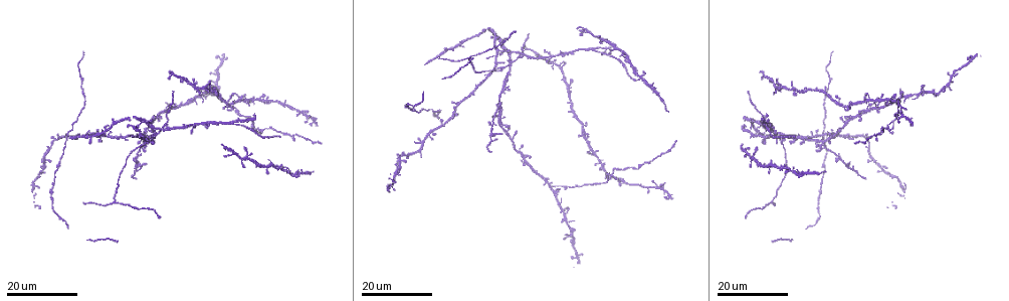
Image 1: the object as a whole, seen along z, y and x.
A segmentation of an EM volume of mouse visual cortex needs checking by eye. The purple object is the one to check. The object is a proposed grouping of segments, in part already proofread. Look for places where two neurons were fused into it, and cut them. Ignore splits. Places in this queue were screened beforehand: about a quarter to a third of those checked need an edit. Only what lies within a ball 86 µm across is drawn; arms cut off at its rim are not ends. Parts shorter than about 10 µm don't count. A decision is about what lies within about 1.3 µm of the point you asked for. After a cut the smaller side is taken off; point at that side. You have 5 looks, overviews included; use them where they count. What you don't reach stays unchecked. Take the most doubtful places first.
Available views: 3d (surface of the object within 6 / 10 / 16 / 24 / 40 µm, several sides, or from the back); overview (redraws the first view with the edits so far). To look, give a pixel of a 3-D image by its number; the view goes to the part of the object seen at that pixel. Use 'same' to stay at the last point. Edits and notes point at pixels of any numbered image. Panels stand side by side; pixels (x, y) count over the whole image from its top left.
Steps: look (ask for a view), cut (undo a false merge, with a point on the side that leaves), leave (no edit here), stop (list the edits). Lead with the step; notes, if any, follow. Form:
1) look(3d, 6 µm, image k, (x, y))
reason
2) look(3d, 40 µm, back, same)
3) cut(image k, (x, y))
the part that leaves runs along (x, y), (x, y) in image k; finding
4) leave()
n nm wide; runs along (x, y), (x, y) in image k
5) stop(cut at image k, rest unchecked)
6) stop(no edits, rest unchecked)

look(3d, 24 µm, image 1, (778, 133))
looks like a crossing

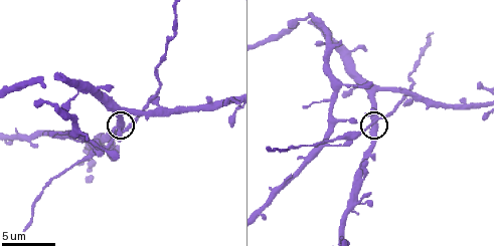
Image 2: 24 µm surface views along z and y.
look(3d, 10 µm, image 2, (377, 121))

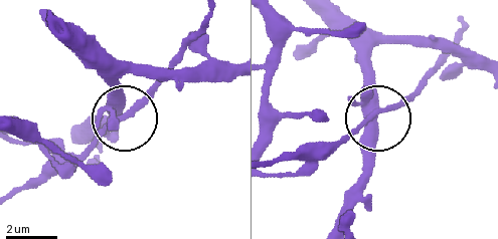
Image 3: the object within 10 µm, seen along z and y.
look(3d, 10 µm, back, image 3, (121, 118))

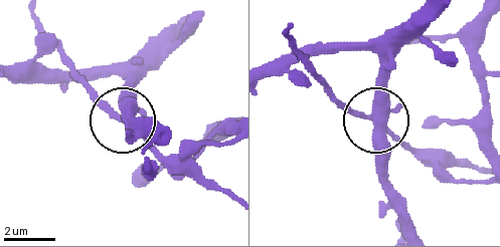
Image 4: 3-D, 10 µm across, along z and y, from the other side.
leave()
runs along (165, 138), (131, 109), (118, 116), (67, 66) in image 4; one neuron here

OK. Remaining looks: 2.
look(3d, 16 µm, image 1, (441, 123))
four-way junction

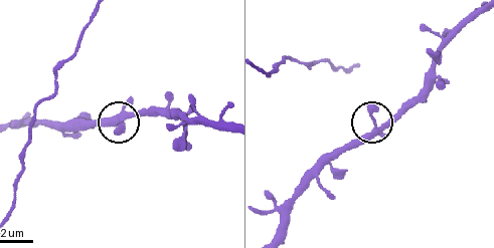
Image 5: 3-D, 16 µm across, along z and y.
look(3d, 10 µm, image 5, (376, 126))

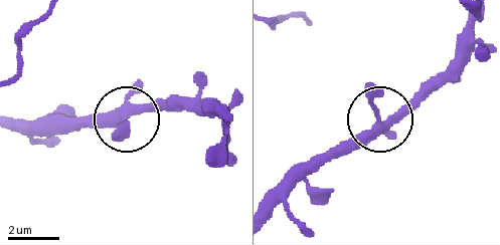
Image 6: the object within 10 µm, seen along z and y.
leave()
4 arms; continuous, no second neuron

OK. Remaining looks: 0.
stop(no edits, rest unchecked)

